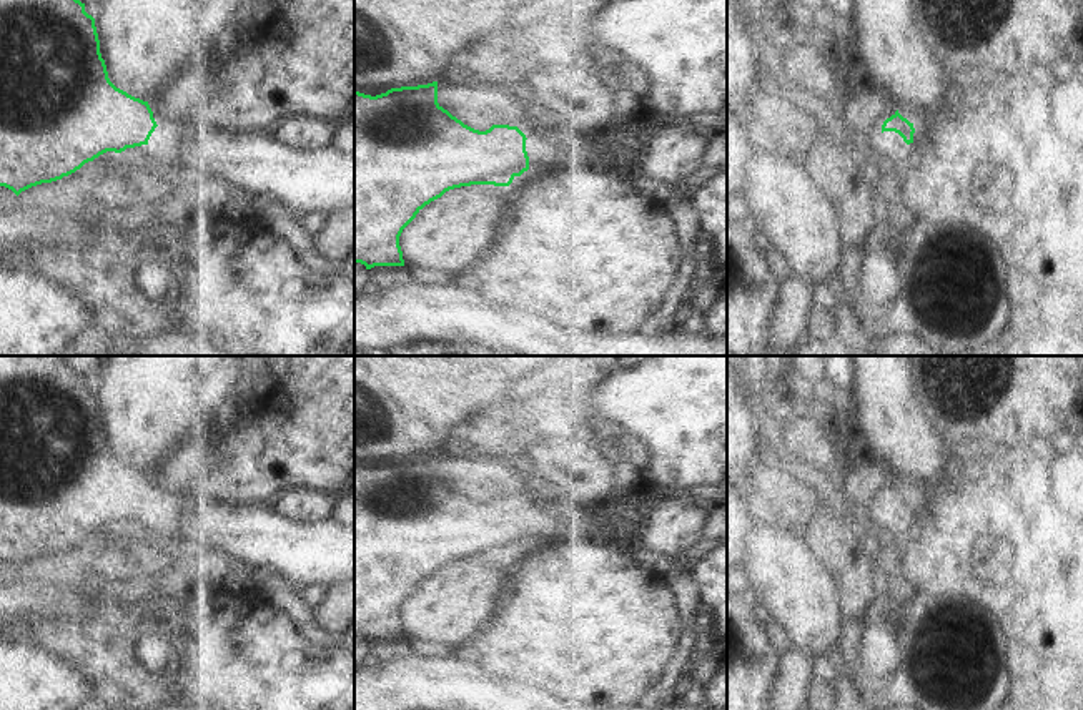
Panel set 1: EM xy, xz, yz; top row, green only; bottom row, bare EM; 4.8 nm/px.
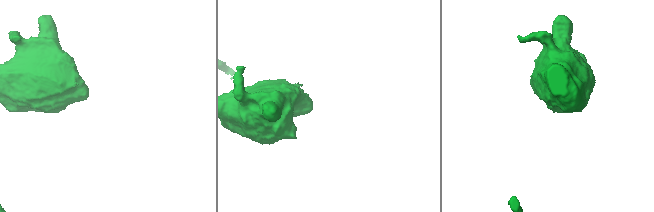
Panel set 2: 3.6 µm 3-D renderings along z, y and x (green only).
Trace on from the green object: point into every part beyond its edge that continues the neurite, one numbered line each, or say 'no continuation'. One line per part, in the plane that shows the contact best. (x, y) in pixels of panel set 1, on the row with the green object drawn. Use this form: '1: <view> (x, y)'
1: xz (579, 137)

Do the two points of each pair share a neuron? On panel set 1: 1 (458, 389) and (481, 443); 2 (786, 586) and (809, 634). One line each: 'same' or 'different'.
1: different
2: same

